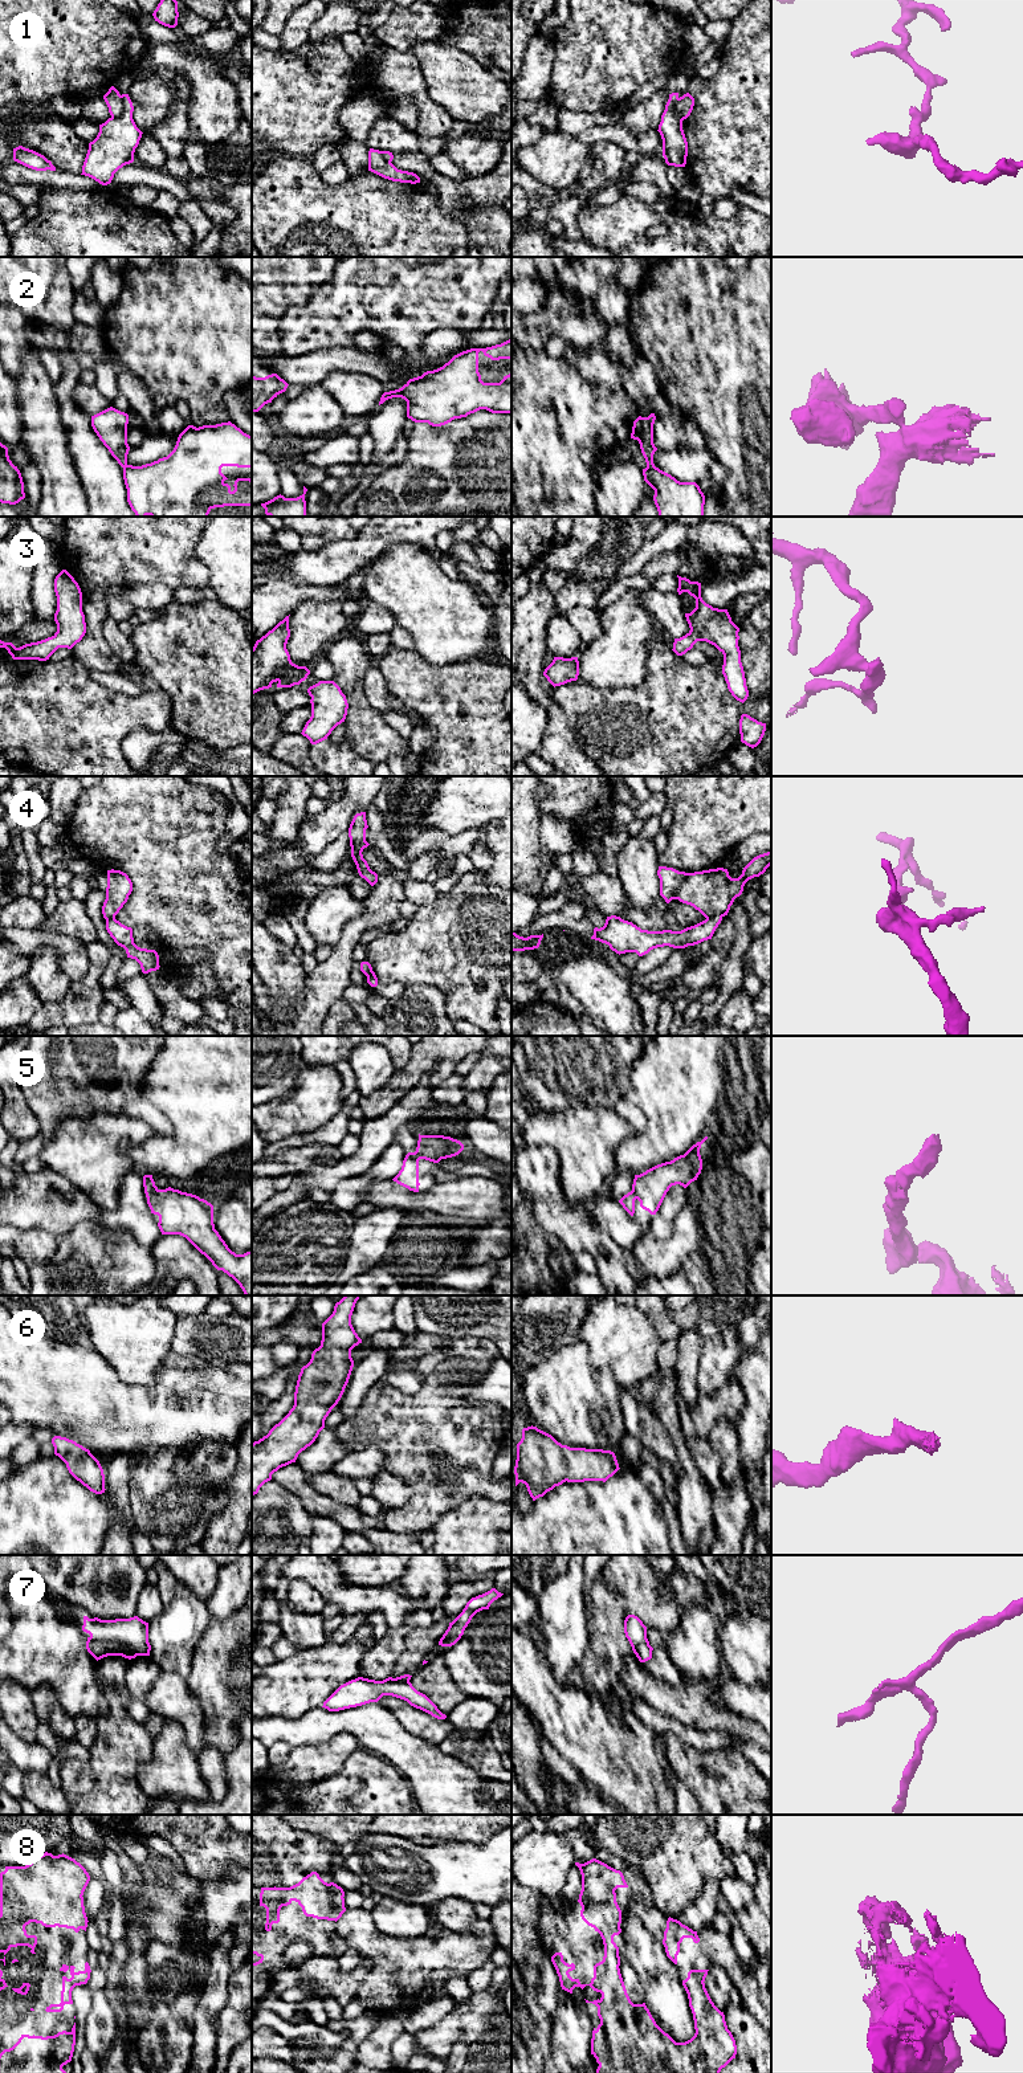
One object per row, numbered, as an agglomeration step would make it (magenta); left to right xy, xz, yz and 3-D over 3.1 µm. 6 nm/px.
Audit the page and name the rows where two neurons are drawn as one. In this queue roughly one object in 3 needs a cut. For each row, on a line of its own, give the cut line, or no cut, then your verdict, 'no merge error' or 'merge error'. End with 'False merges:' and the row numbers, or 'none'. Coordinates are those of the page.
1: cut xy (122, 96), (123, 110), (118, 115), (111, 117); merge error
2: cut yz (647, 465), (653, 466); merge error
3: cut none; no merge error
4: cut yz (721, 917), (706, 918); merge error
5: cut none; no merge error
6: cut none; no merge error
7: cut none; no merge error
8: cut none; no merge error
False merges: 1, 2, 4

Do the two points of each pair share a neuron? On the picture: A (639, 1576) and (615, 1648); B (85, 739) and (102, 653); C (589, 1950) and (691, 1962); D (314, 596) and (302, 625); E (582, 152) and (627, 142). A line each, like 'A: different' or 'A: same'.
A: same
B: different
C: same
D: different
E: different

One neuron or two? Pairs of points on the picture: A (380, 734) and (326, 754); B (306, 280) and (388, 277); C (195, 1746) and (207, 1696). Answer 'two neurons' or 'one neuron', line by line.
A: two neurons
B: two neurons
C: two neurons

